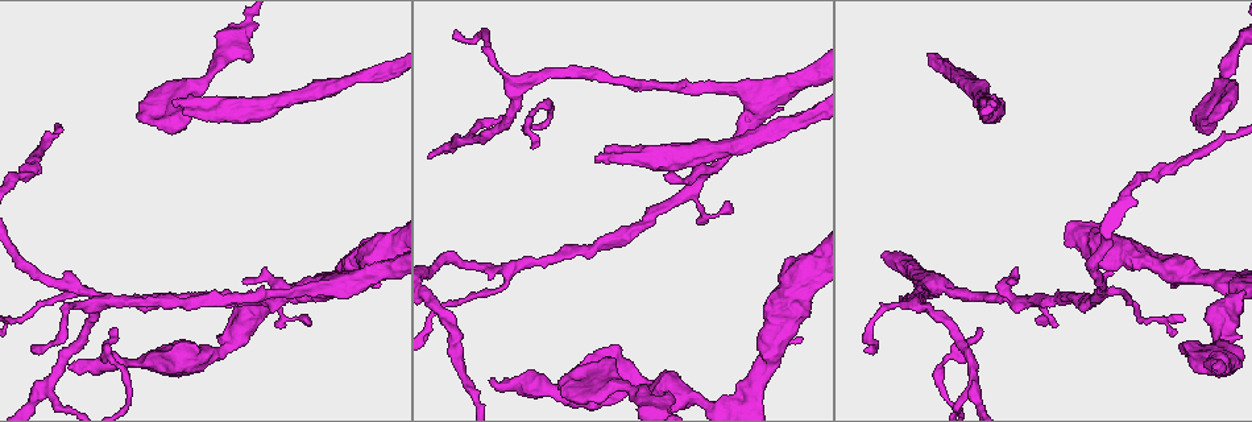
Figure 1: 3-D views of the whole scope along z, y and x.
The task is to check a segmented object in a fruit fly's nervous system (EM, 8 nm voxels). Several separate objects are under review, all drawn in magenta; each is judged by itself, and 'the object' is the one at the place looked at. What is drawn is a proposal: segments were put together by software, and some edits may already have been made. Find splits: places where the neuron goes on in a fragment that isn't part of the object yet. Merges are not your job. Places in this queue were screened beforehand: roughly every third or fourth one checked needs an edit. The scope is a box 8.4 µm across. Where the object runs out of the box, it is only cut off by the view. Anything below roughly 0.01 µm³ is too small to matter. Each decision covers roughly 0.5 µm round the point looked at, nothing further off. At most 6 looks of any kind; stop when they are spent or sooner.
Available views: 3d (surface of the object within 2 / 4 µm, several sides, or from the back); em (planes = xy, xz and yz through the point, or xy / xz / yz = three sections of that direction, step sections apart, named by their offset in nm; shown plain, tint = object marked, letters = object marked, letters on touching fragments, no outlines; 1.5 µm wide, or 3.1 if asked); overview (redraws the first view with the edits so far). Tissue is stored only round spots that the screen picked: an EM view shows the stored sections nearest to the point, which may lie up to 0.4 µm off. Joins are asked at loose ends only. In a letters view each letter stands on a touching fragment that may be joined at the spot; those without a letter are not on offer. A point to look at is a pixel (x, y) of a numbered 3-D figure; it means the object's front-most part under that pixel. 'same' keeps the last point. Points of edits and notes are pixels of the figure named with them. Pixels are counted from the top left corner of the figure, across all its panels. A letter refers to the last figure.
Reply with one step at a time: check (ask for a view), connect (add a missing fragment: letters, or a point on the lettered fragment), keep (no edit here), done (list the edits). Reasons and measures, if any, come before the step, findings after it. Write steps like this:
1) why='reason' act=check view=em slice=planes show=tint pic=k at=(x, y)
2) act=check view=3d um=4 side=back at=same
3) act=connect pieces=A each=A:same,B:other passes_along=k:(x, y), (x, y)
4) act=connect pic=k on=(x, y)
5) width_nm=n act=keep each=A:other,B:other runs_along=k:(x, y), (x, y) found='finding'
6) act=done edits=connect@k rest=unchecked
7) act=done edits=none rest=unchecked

why='tapers out' act=check view=3d um=2 pic=1 at=(533, 149)

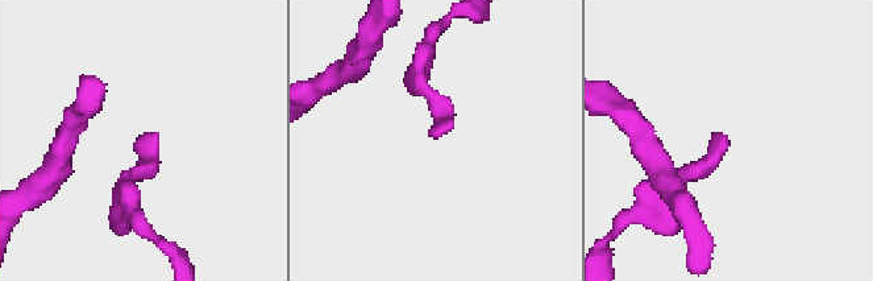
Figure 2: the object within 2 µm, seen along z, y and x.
act=check view=em slice=planes show=plain pic=2 at=(141, 138)

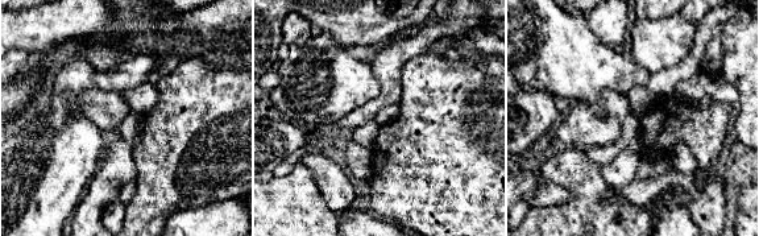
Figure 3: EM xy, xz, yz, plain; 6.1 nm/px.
act=check view=em slice=planes show=letters at=same

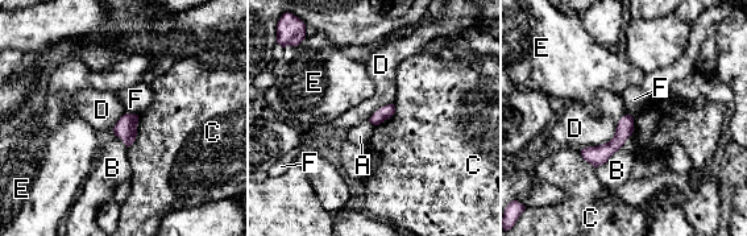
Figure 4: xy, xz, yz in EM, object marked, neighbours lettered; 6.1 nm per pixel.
longest_contact=D:360nm act=keep each=A:other,B:other,C:other,D:other,E:other,F:other found='no lettered fragment goes on from it'

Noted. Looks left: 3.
why='an open end' act=check view=3d um=2 pic=1 at=(1212, 367)

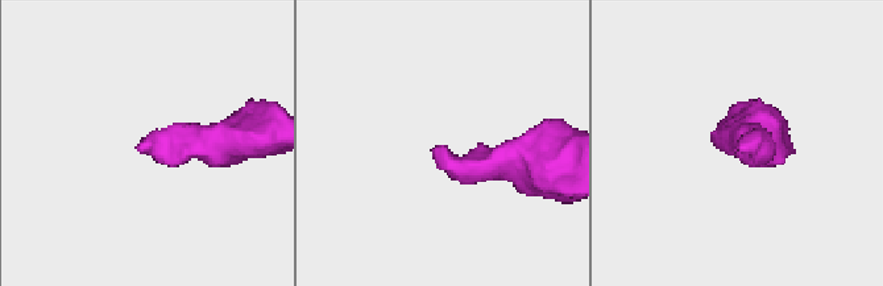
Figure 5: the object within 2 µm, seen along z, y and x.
act=check view=em slice=xy step=4 show=tint pic=5 at=(740, 150)

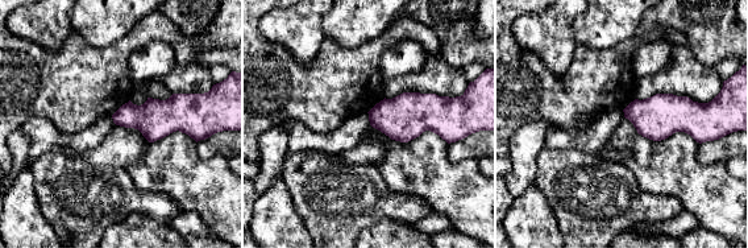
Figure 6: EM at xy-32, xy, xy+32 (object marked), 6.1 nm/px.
why='another direction' act=check view=em slice=planes show=letters at=same

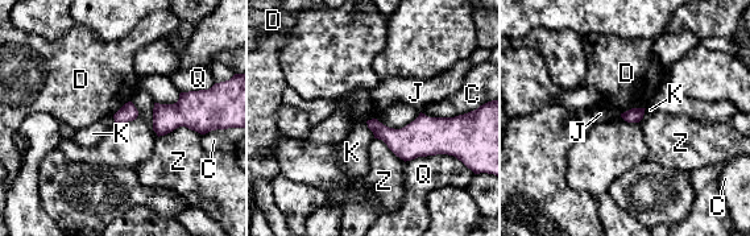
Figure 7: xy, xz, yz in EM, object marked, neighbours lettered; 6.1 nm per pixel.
act=keep each=C:other,D:other,J:other,K:other,Q:other,Z:other border=7:(645, 107), (632, 107), (621, 114) found='none of them fits'

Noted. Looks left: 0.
act=done edits=none rest=unchecked

